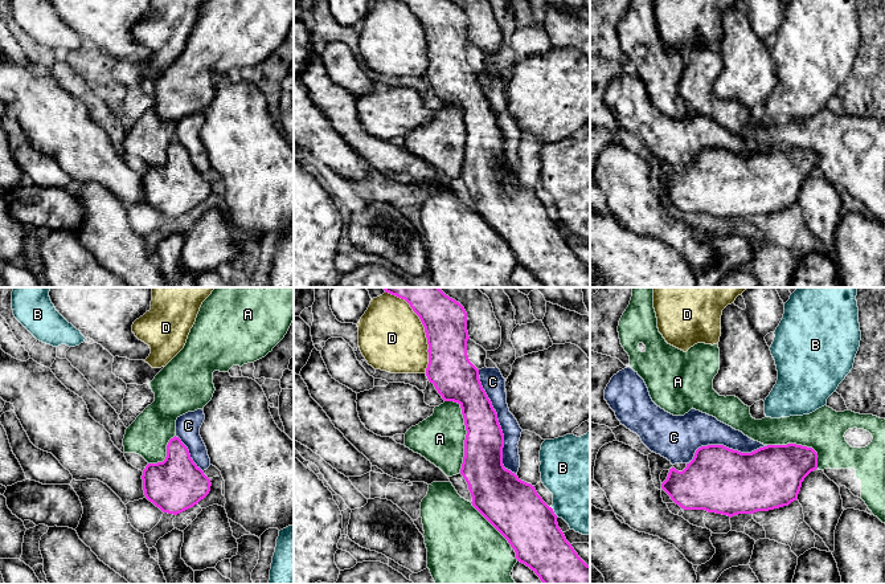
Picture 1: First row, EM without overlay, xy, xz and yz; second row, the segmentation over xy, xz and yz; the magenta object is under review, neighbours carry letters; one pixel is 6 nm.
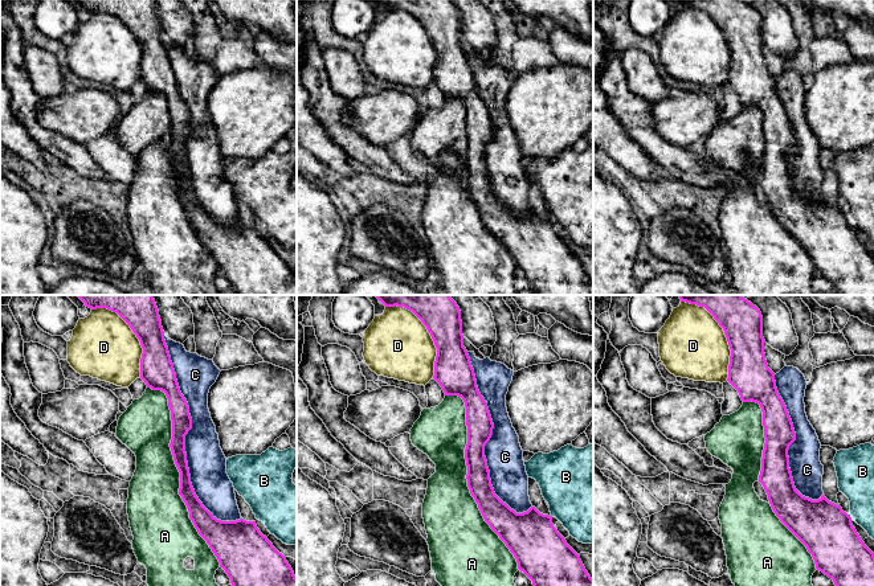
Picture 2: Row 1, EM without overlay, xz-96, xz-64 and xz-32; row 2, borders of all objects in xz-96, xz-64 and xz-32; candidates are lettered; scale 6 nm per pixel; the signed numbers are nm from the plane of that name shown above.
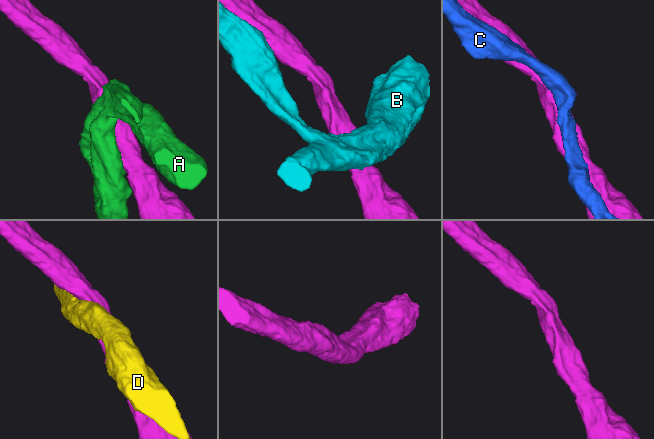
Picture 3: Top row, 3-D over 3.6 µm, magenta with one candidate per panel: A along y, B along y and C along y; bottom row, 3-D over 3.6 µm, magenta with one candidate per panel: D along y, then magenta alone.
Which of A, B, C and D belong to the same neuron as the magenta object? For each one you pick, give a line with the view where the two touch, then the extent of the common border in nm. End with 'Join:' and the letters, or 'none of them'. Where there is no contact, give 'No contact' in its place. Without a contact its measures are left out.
C: Touches magenta in xz. Shared border 650 nm
Join: C

